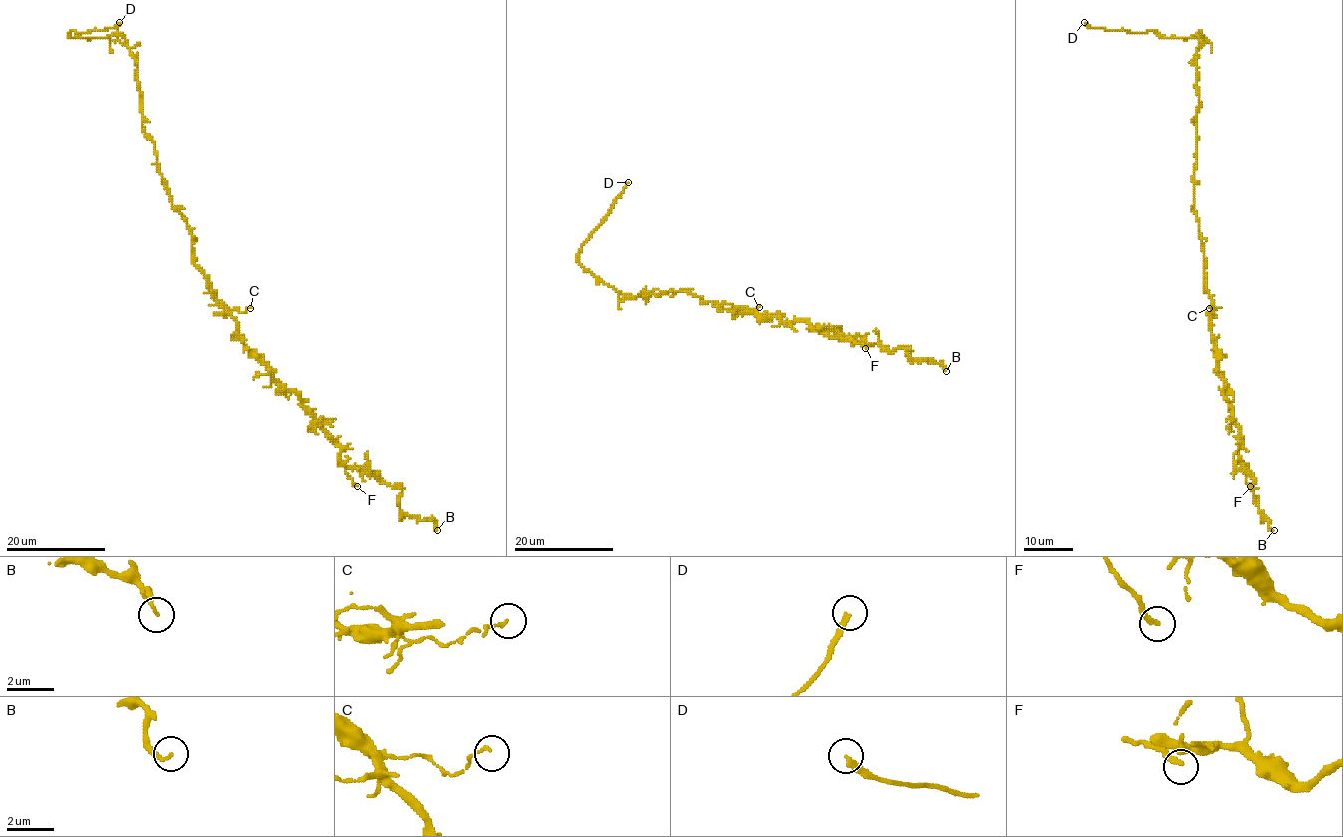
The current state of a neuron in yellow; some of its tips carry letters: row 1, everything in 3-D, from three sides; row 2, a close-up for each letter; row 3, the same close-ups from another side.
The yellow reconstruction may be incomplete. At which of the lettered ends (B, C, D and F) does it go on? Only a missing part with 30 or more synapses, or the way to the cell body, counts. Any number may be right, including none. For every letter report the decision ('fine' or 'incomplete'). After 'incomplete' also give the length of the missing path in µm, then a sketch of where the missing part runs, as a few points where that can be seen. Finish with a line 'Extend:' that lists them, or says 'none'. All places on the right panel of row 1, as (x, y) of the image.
B: fine
C: fine
D: incomplete | 15 µm | (1084, 22), (1065, 18), (1051, 28), (1042, 30)
F: fine
Extend: D

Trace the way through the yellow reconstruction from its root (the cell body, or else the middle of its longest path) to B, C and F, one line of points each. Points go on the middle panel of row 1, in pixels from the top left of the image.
B: (703, 302), (805, 320), (828, 337), (879, 343), (891, 351), (906, 348), (910, 359), (935, 360), (946, 371)
C: (703, 302), (745, 312), (759, 307)
F: (703, 302), (746, 308), (758, 314), (777, 314), (785, 322), (805, 320), (828, 337), (848, 337), (865, 348)

